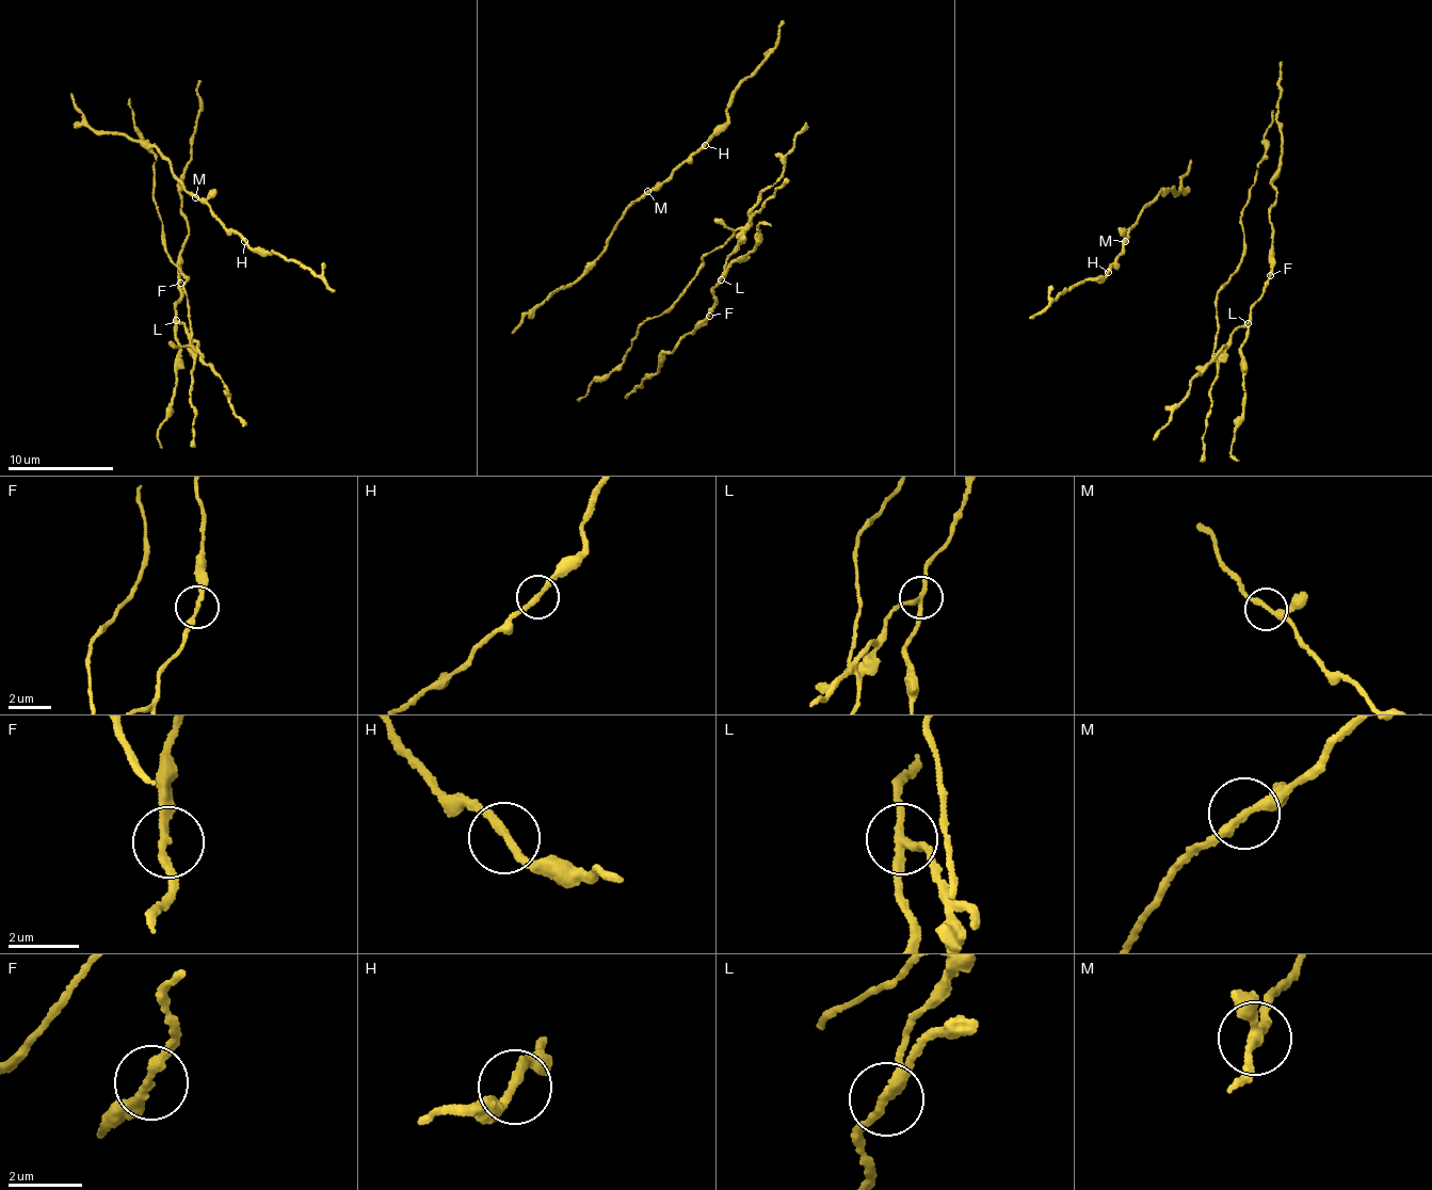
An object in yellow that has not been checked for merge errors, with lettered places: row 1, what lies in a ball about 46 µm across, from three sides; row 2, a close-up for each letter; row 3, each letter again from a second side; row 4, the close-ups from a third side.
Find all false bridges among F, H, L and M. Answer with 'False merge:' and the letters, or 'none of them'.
False merge: L

